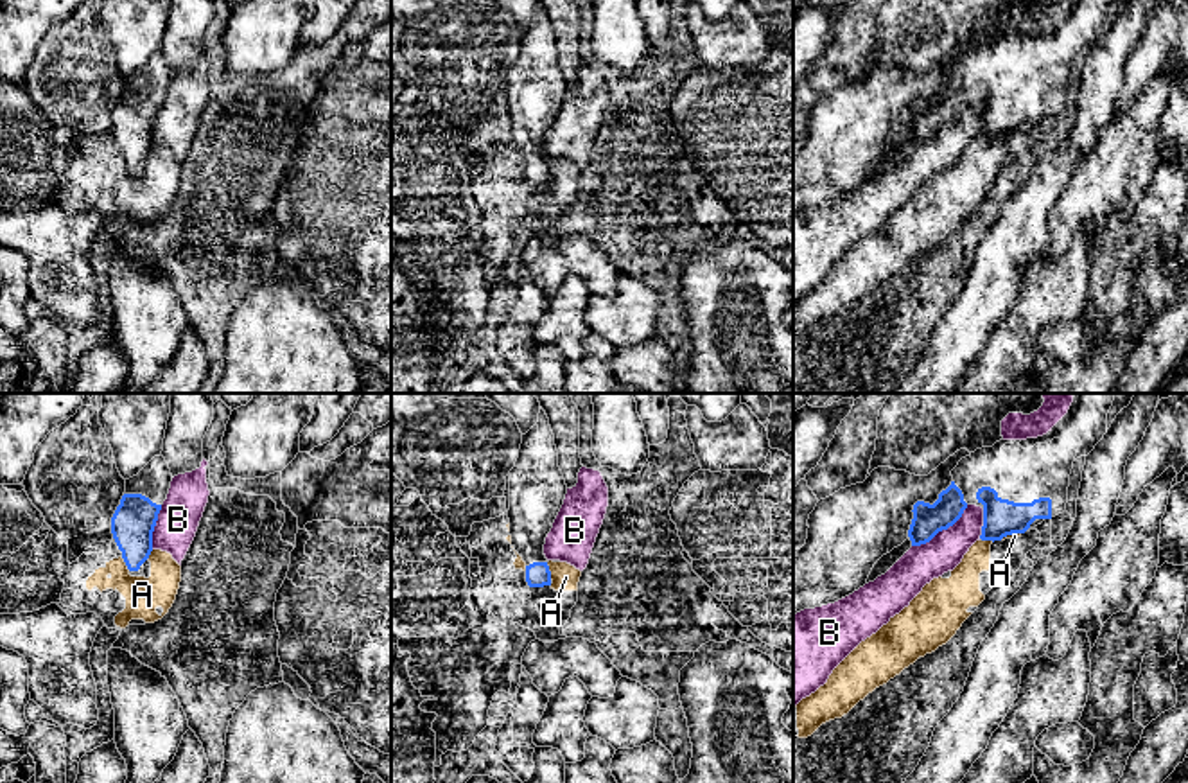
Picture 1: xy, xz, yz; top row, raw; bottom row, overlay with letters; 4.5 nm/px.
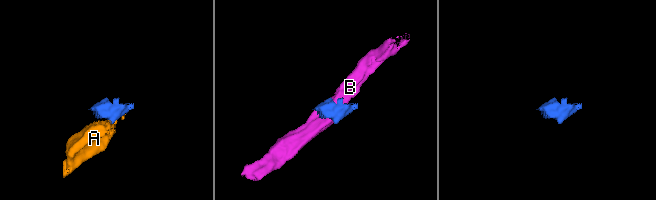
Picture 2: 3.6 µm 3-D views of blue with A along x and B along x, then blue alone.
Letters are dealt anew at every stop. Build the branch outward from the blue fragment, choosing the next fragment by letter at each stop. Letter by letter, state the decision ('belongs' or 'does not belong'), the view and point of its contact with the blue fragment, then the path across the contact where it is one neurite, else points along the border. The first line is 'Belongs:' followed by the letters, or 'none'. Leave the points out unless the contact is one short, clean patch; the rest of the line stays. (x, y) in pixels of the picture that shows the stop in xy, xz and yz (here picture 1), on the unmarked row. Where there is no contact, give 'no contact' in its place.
Belongs: none
A: does not belong; contact xz (550, 169); border xz (546, 160), (551, 176)
B: does not belong; contact yz (941, 128); border yz (968, 103), (952, 123), (939, 128), (928, 139), (912, 144)

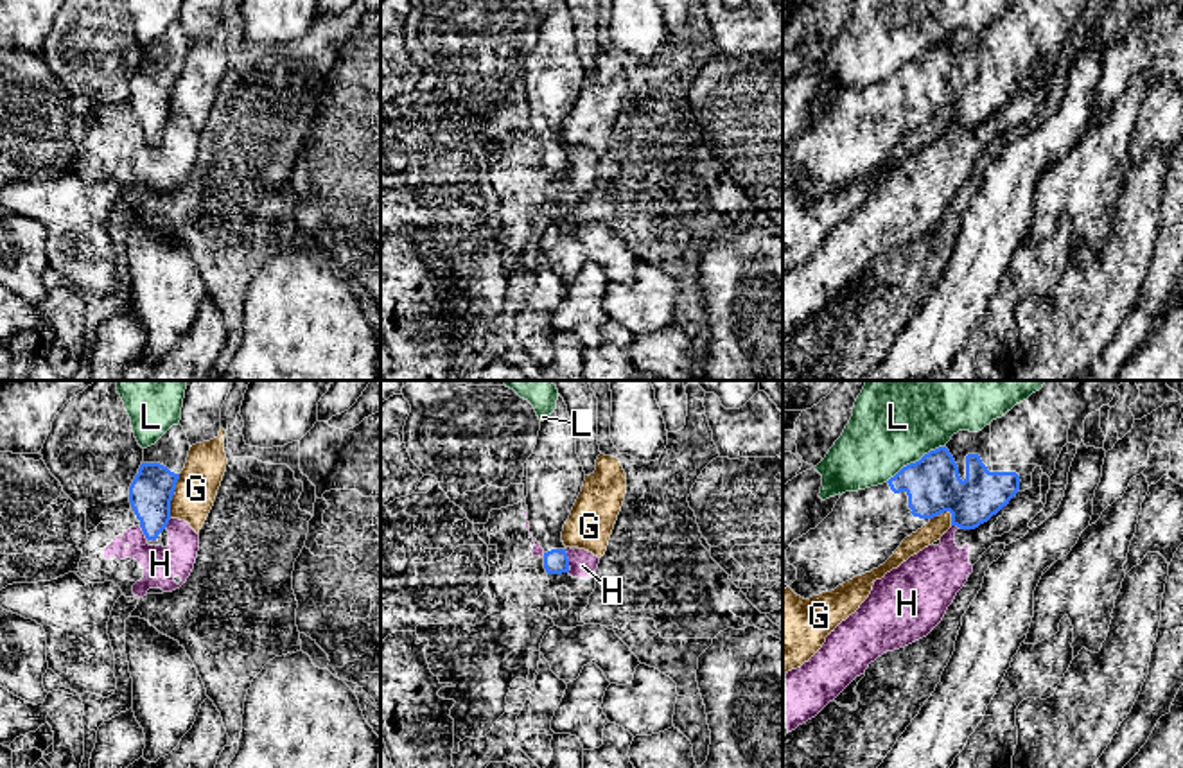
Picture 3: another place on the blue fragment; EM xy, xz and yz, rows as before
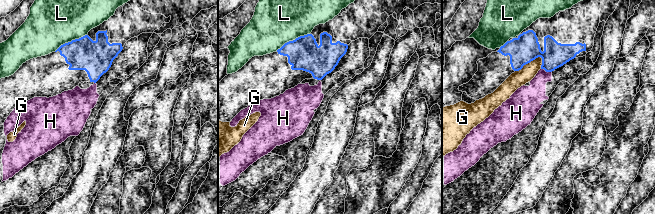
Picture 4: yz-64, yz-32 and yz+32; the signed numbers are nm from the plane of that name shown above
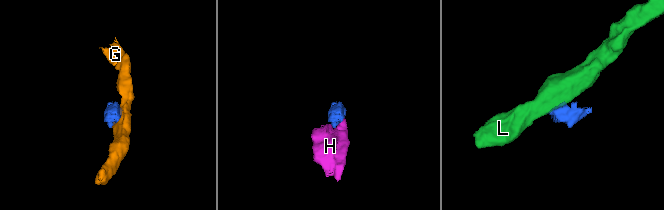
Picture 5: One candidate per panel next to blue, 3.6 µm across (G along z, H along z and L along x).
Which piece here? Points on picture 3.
Belongs: none
G: does not belong; contact xy (173, 92); border xy (180, 72), (169, 115)
H: does not belong; contact xz (568, 157); border xz (564, 148), (569, 164)
L: does not belong; contact yz (916, 60); border yz (945, 43), (903, 63), (885, 79)

